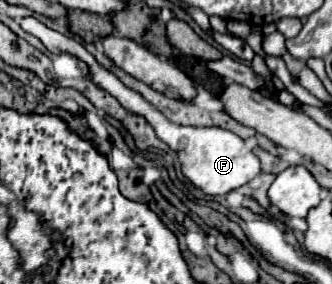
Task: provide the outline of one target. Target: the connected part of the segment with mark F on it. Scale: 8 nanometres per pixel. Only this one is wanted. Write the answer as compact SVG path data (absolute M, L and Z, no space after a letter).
M23 18L21 26L25 32L37 36L49 52L53 54L71 54L75 58L79 58L81 62L87 64L89 68L89 78L95 82L95 86L103 88L105 92L109 92L113 98L119 100L119 104L127 110L133 112L137 116L143 116L145 120L149 120L149 124L153 126L155 134L159 140L163 140L173 152L177 152L177 158L181 162L181 172L185 178L189 178L201 192L205 192L207 196L219 196L219 194L227 194L231 190L237 190L239 186L247 184L251 178L255 178L257 174L261 174L261 164L259 158L245 146L243 138L239 138L237 134L217 128L217 126L209 126L209 128L197 128L197 126L181 126L181 124L173 124L171 120L167 120L161 112L157 112L157 108L153 108L139 92L133 92L131 88L127 88L113 72L105 70L79 42L47 28L45 24L41 24L35 18Z

